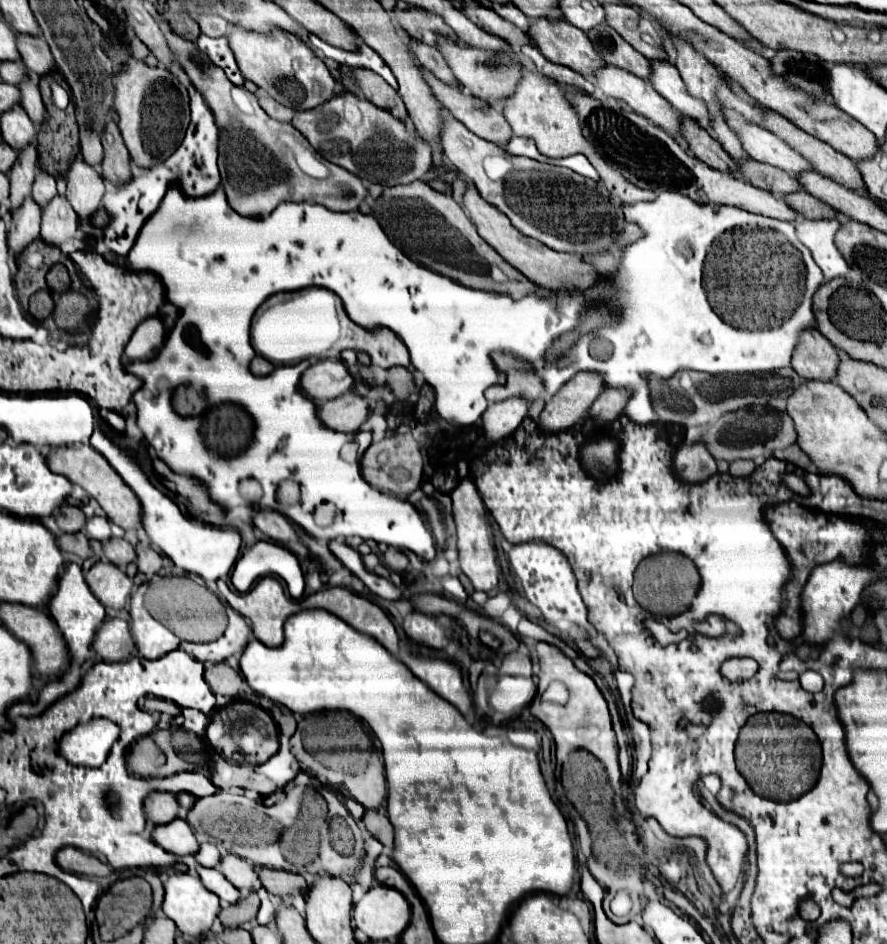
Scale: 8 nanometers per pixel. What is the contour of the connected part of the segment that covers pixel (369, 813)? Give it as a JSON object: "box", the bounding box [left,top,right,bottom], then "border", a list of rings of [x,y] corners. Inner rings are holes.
{"box":[362,809,392,847],"border":[[[366,809],[364,817],[362,817],[366,829],[384,845],[384,847],[392,847],[392,829],[390,829],[390,823],[388,823],[388,817],[382,815],[378,809]]]}

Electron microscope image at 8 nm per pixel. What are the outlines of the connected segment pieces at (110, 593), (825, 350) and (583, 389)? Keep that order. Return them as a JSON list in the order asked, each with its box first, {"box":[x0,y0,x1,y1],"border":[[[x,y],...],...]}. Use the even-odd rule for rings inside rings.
[{"box":[86,563,132,609],"border":[[[94,563],[86,573],[86,583],[104,607],[124,609],[130,599],[132,581],[112,563]]]},{"box":[792,327,838,381],"border":[[[808,327],[800,333],[798,345],[794,347],[792,369],[802,379],[830,381],[836,375],[838,359],[838,349],[814,327]]]},{"box":[538,371,604,431],"border":[[[578,371],[562,389],[546,403],[538,425],[546,431],[564,431],[588,417],[594,399],[604,391],[604,379],[596,371]]]}]

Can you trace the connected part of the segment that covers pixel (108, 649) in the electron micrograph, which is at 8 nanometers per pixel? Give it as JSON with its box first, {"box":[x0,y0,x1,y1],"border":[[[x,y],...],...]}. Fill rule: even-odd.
{"box":[92,617,134,661],"border":[[[106,617],[92,641],[92,649],[104,661],[128,659],[132,655],[132,647],[134,641],[130,635],[130,625],[118,617]]]}

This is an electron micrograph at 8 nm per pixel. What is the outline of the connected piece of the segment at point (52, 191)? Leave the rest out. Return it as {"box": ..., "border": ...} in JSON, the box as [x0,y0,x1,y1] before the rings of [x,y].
{"box":[32,165,56,207],"border":[[[38,165],[38,175],[34,179],[34,187],[32,187],[32,197],[40,203],[40,207],[44,207],[54,195],[56,195],[56,179],[54,175],[46,173],[40,165]]]}

